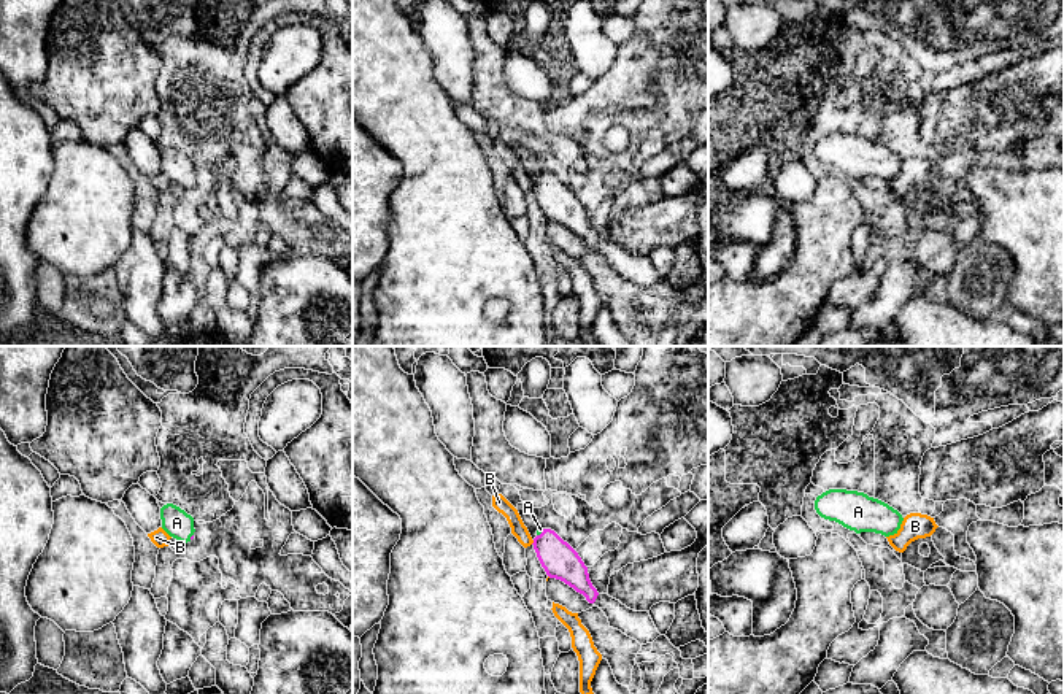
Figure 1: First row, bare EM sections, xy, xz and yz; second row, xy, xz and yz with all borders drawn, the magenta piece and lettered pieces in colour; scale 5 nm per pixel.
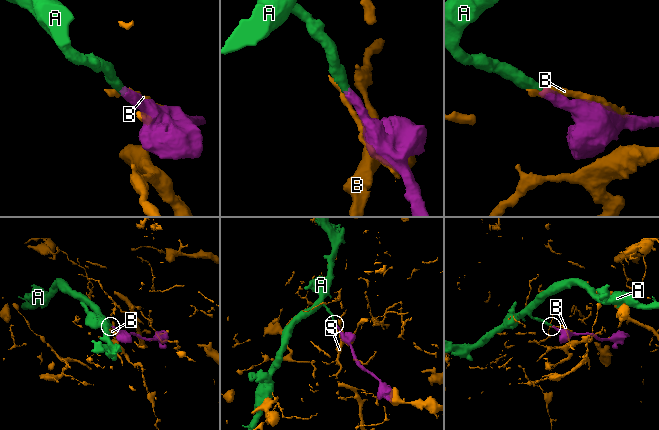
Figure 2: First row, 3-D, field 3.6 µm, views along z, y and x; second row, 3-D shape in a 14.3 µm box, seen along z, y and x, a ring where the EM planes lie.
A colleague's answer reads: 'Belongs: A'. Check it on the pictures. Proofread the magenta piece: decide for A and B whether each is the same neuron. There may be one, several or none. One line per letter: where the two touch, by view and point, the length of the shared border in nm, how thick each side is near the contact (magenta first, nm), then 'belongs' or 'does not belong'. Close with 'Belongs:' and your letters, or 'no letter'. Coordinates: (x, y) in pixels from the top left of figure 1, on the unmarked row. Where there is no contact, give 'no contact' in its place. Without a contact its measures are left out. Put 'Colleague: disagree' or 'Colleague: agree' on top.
Colleague: agree
A: meets magenta in xz at (542, 177); contact 50 nm long; 180 nm thick on the magenta side, 20 nm on the other; belongs
B: meets magenta in xz at (534, 186); contact 30 nm long; 180 nm thick on the magenta side, 80 nm on the other; does not belong
Belongs: A

